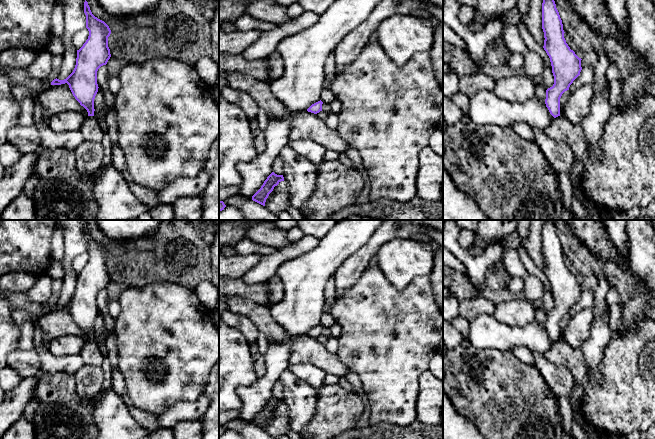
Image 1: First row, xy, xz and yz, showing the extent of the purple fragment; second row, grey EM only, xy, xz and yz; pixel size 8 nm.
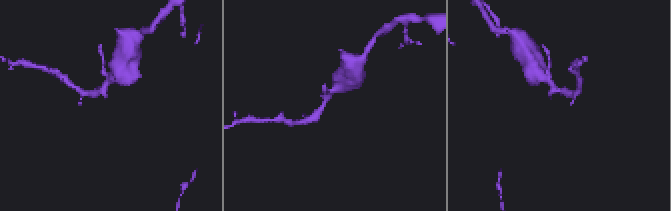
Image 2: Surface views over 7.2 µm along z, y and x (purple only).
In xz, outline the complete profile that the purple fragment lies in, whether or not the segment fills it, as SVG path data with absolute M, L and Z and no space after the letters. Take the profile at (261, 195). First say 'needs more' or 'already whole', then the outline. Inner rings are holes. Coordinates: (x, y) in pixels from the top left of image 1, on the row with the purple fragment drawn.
already whole | M272 172L264 181L261 188L252 196L252 200L265 206L266 199L281 181L284 181L283 175L277 175Z

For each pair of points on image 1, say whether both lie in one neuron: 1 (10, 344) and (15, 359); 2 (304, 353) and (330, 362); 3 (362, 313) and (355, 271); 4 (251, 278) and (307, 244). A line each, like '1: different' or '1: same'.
1: different
2: same
3: different
4: same

